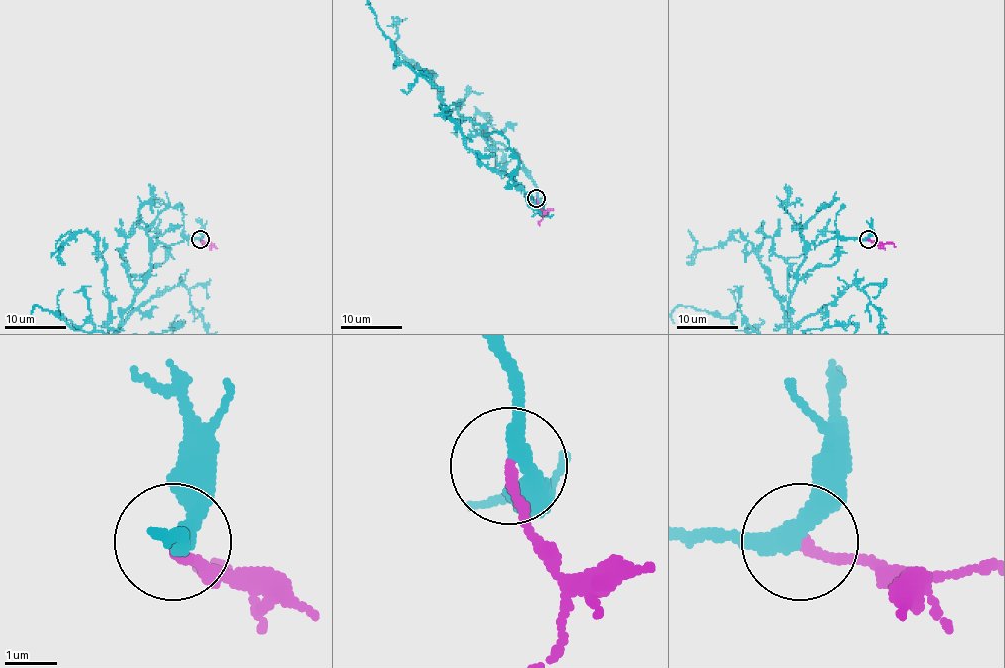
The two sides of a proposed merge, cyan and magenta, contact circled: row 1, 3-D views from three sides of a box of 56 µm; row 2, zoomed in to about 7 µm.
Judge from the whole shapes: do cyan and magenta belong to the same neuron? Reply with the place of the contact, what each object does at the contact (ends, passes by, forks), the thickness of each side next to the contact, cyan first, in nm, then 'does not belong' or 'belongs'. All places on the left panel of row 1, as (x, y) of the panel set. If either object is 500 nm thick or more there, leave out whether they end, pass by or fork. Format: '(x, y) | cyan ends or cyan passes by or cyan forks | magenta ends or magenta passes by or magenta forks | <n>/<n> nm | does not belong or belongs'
(200, 239) | cyan passes by | magenta ends | 320/200 nm | belongs

